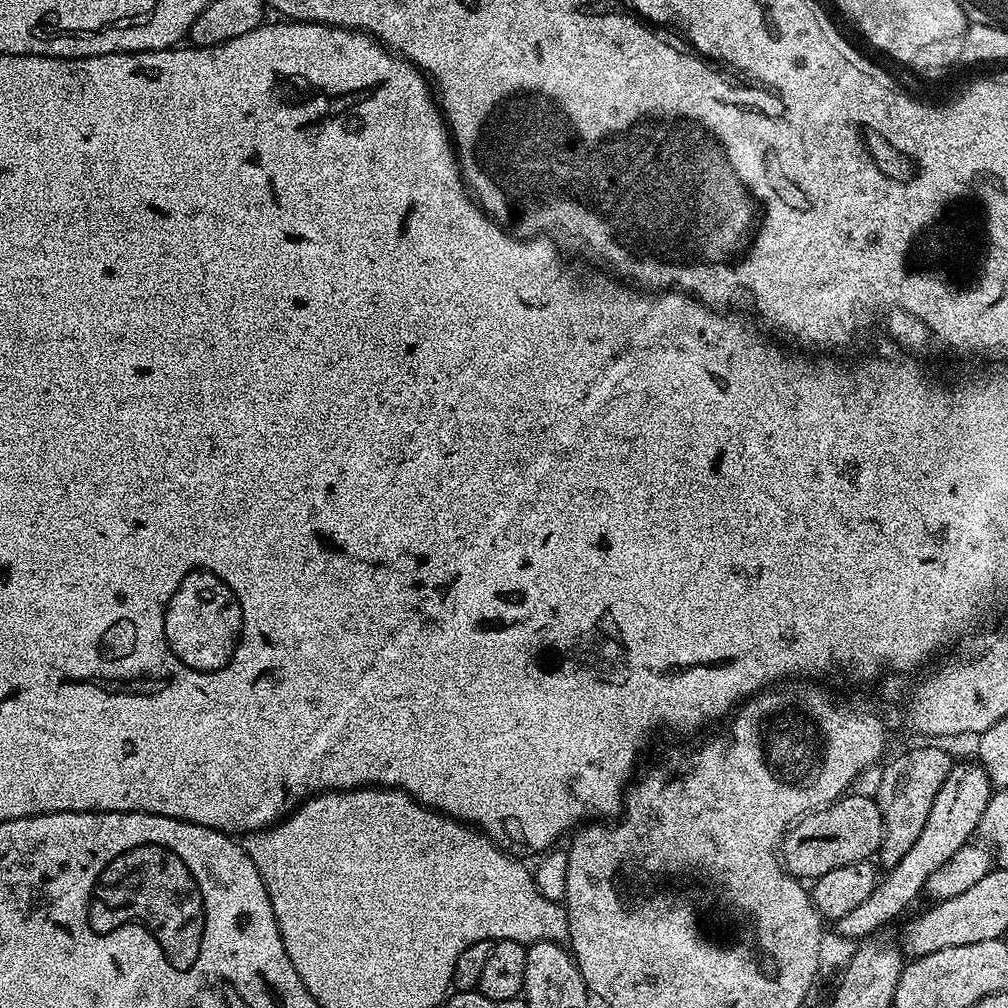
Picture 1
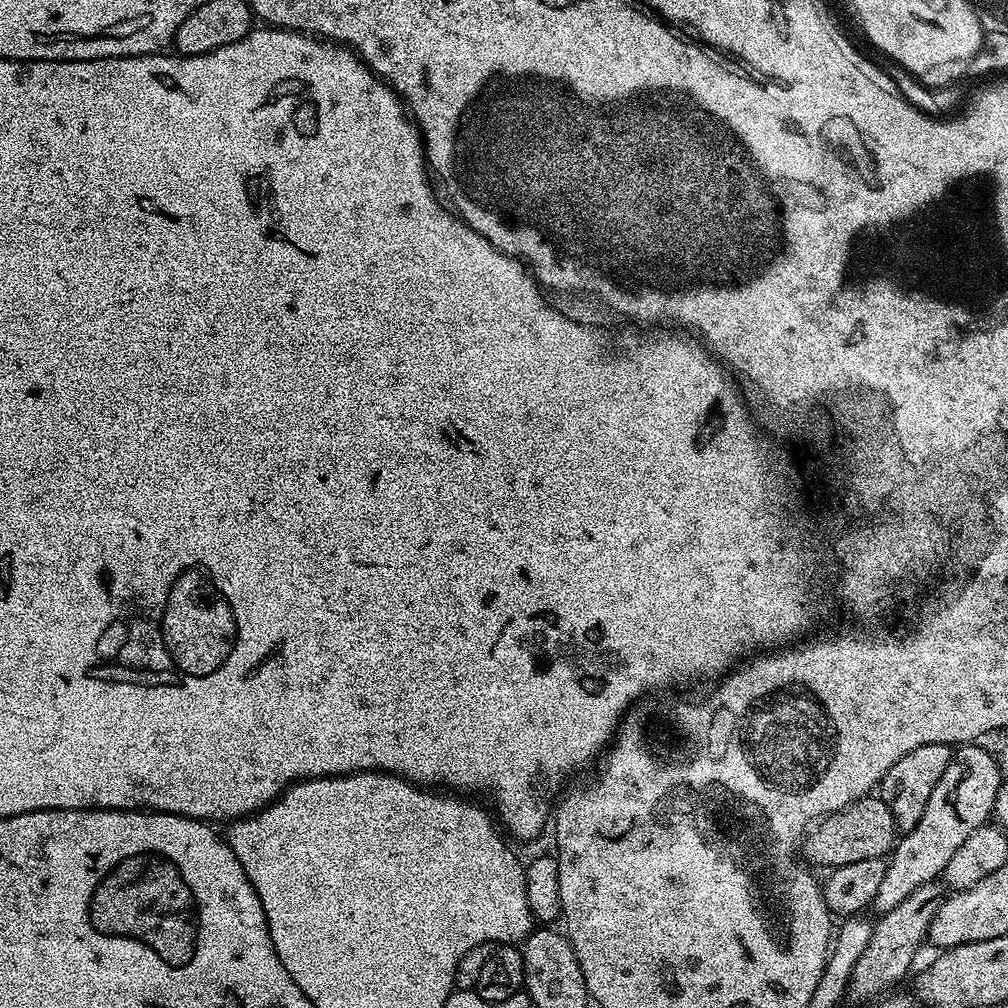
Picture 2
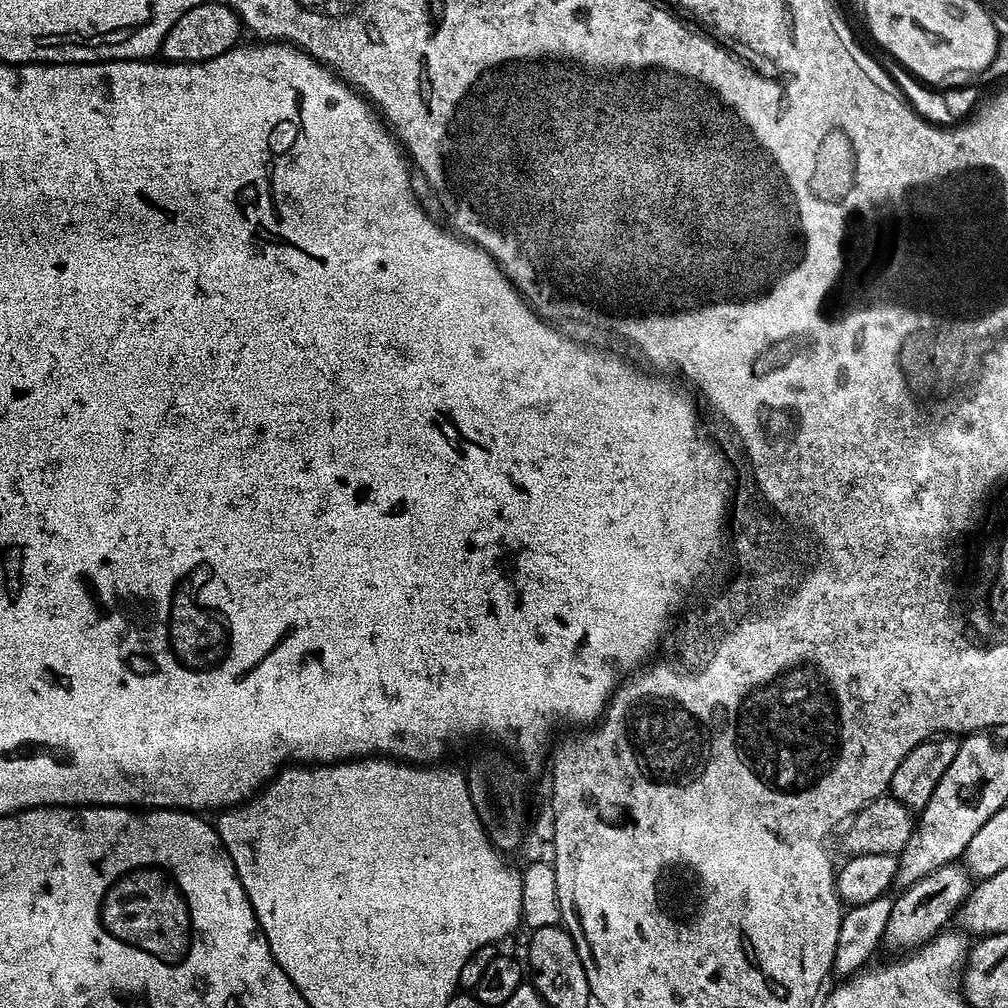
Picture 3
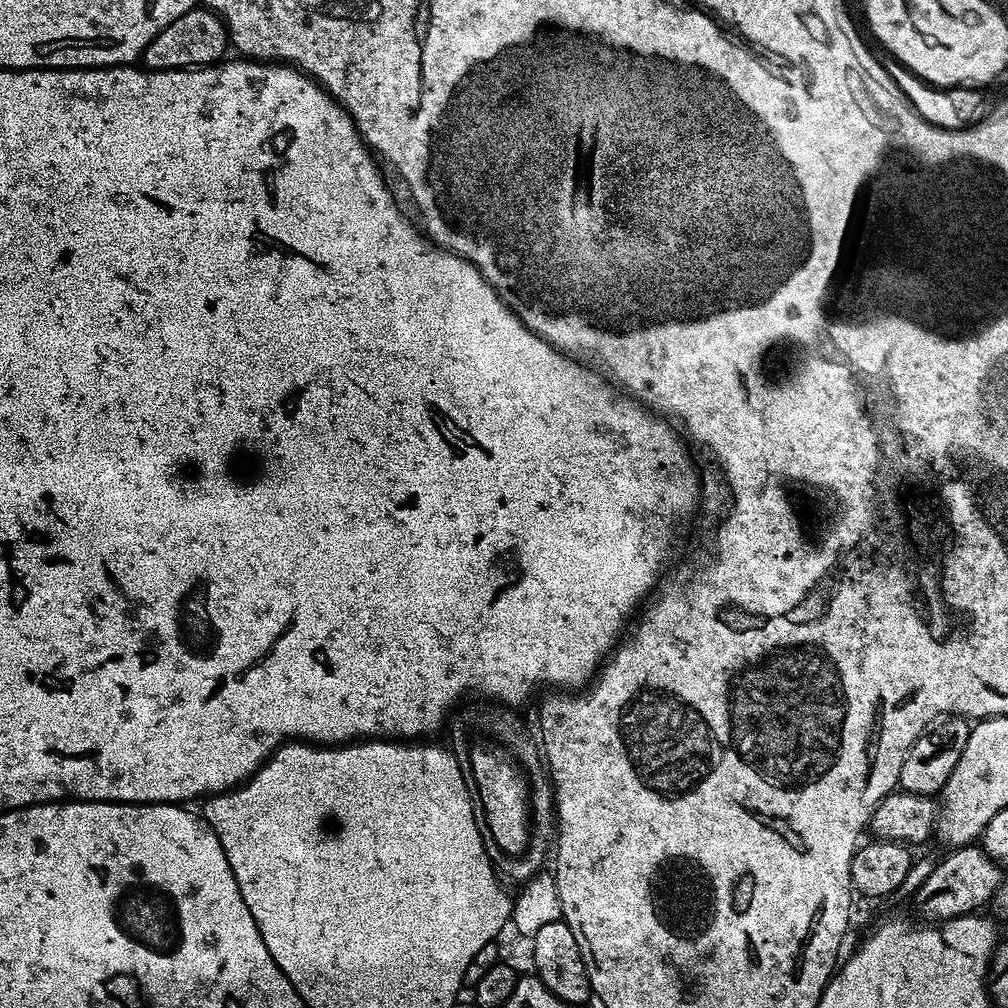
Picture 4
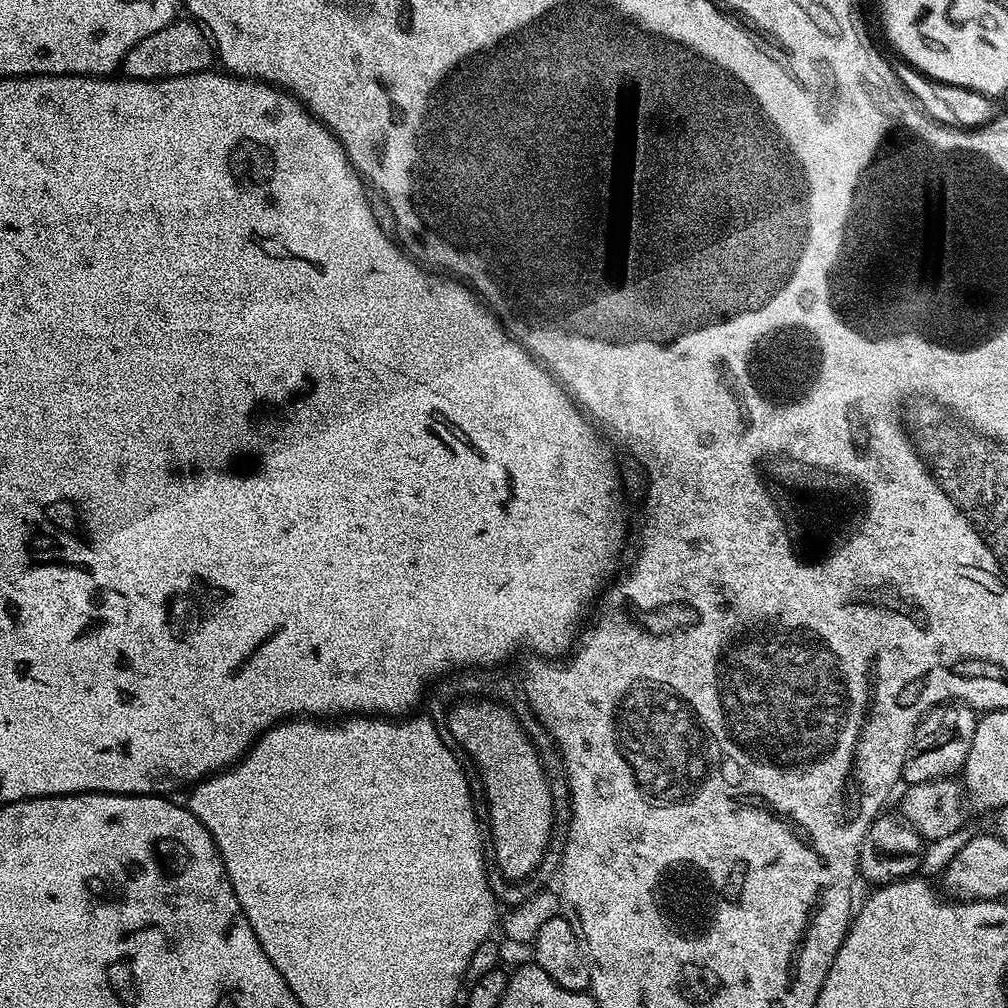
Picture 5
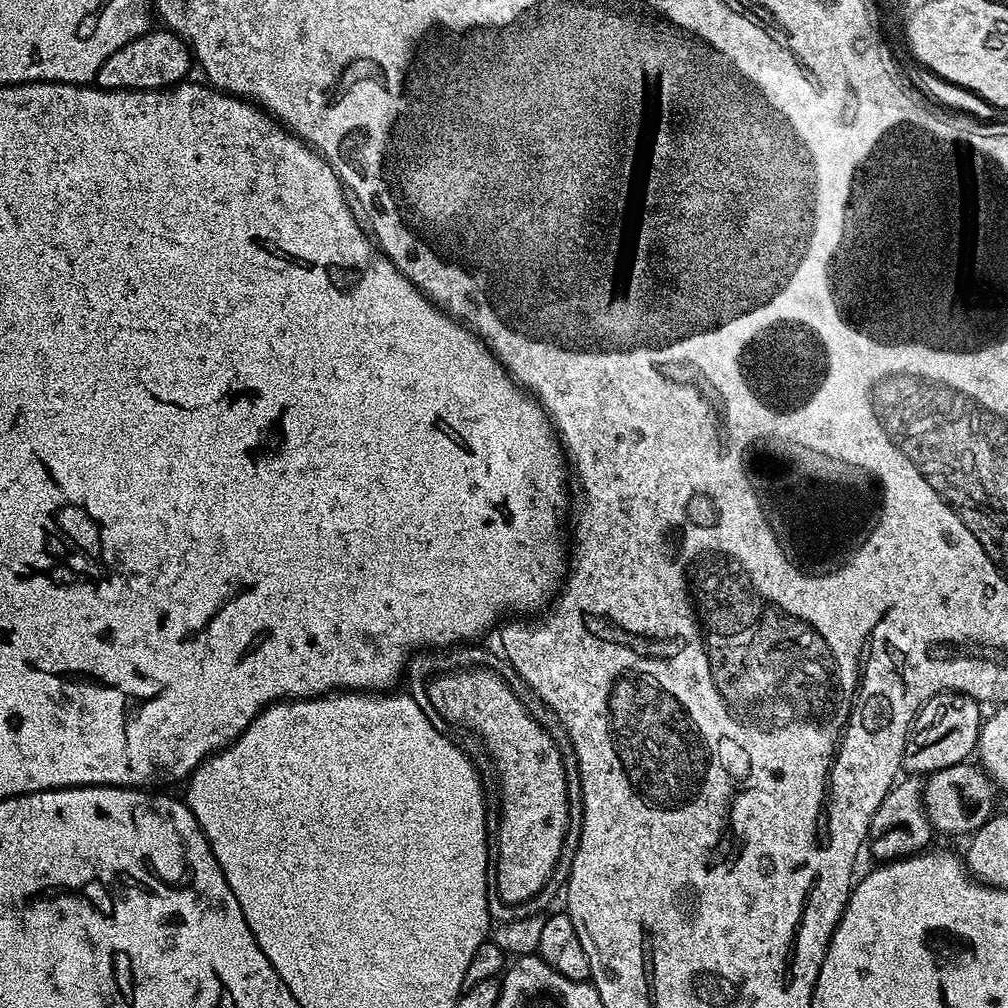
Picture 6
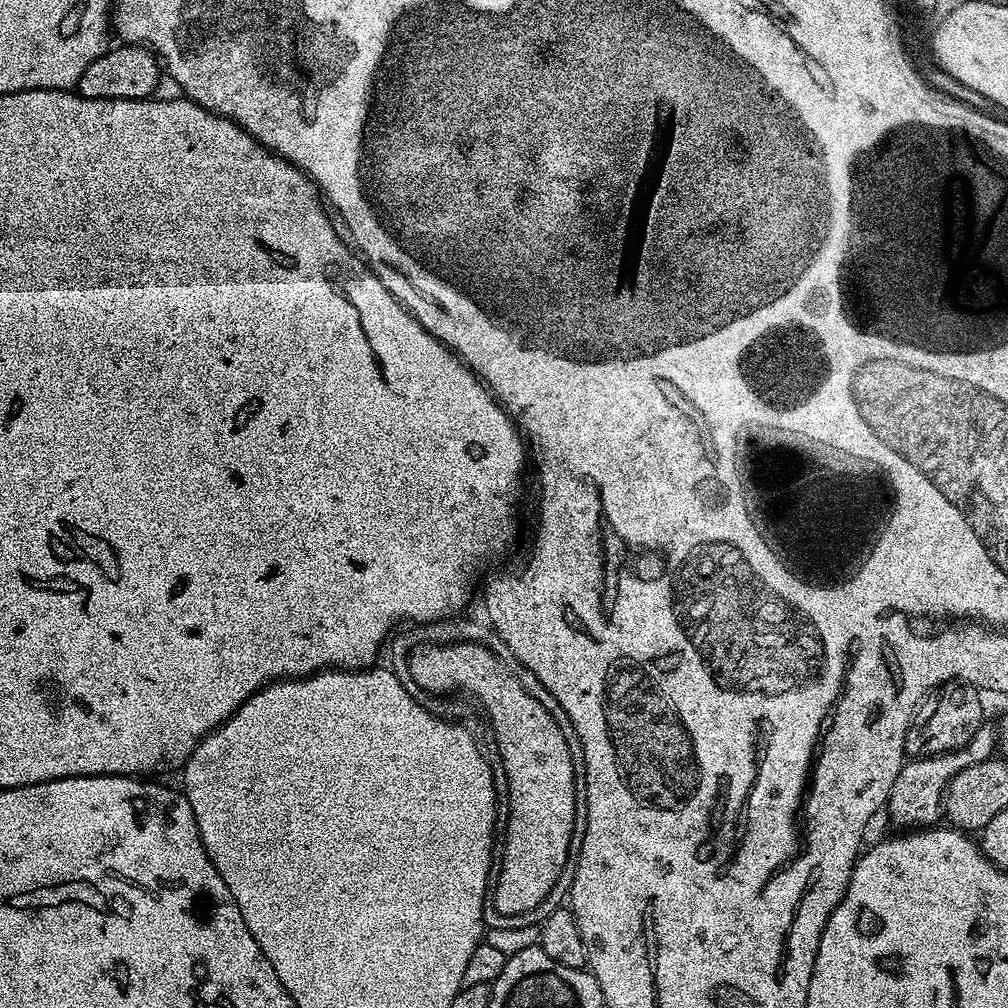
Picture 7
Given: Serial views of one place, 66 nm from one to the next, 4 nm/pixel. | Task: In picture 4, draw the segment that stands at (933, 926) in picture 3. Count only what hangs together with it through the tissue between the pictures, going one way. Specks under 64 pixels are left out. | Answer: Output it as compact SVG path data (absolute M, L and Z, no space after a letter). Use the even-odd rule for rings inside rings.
M965 846L953 848L945 860L940 860L928 872L928 877L920 884L916 900L925 921L939 922L953 920L956 916L971 916L979 913L983 904L987 905L996 895L1002 879L1001 865L984 853L983 847Z

